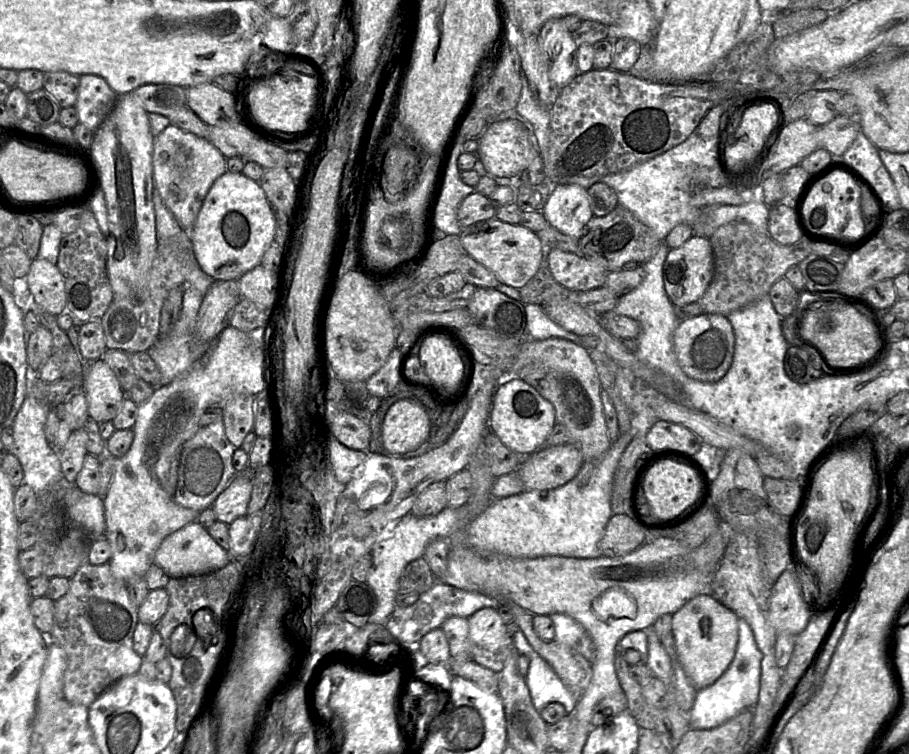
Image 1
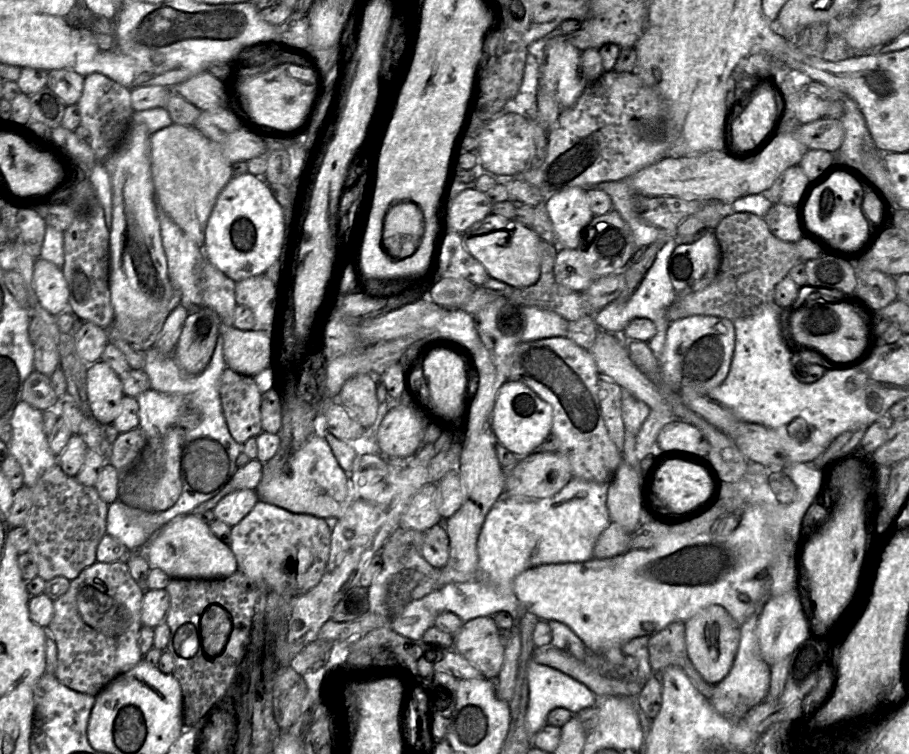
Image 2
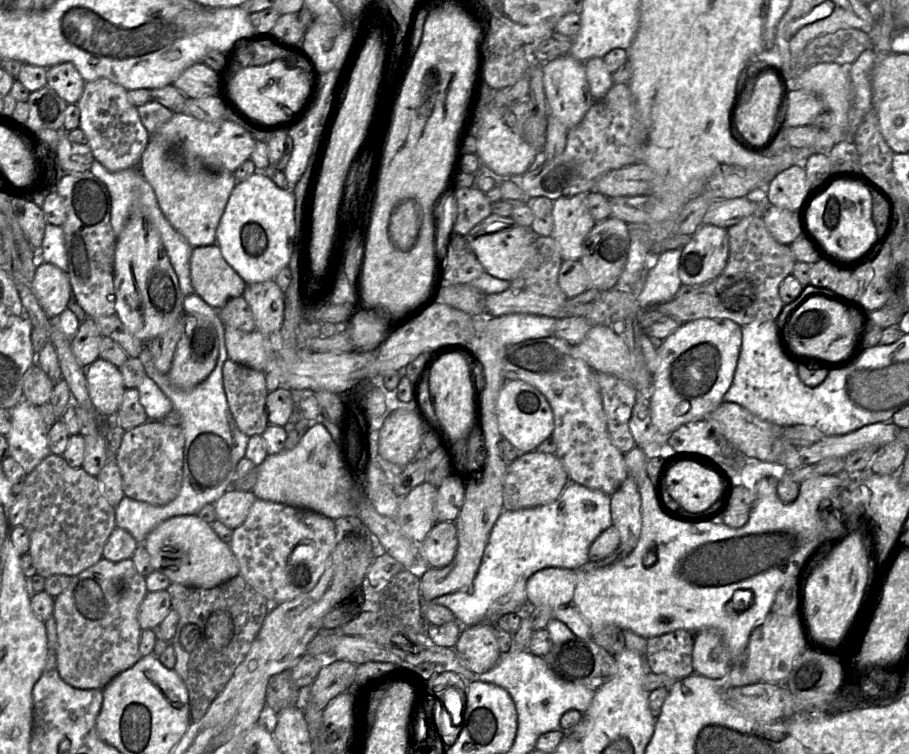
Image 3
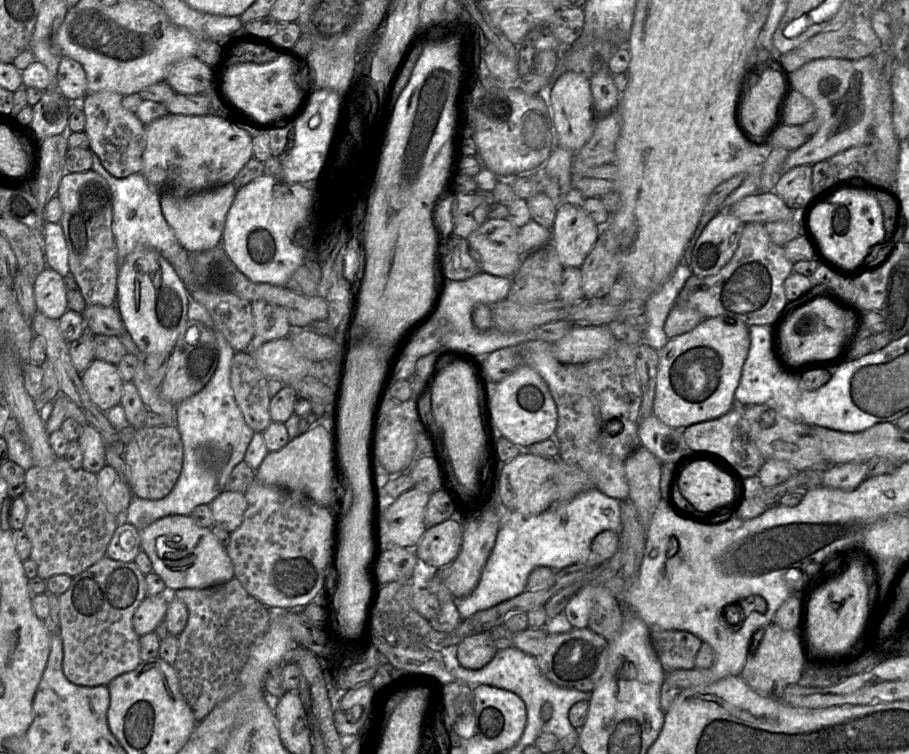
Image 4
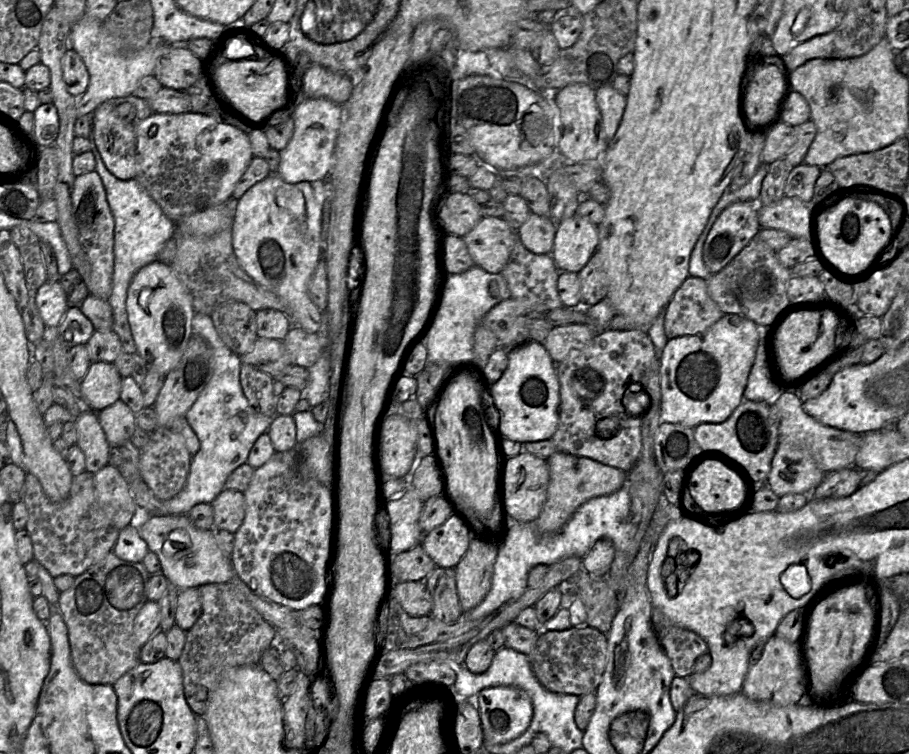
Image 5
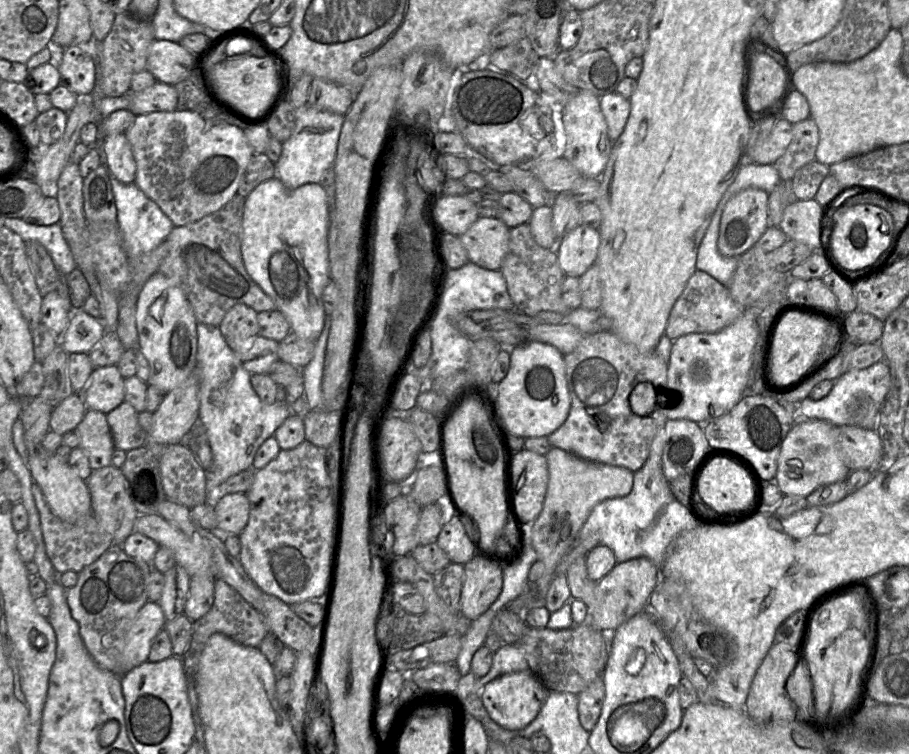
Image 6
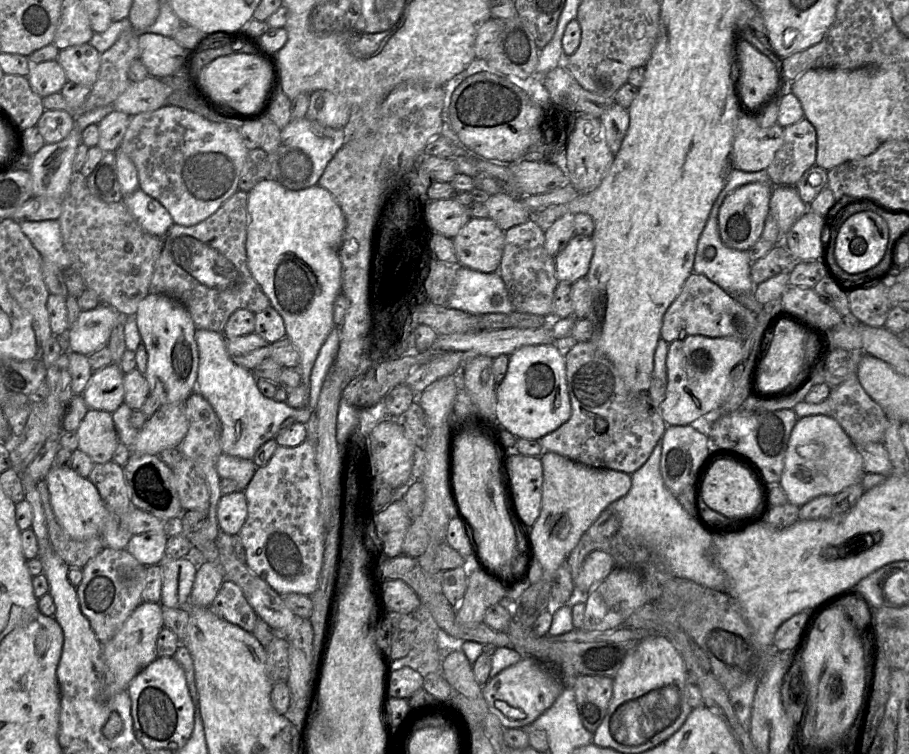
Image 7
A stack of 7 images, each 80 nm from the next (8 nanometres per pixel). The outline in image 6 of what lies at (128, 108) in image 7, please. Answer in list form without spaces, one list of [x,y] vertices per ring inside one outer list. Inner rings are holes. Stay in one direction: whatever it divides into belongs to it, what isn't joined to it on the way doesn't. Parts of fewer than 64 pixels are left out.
[[[156,81],[140,92],[129,92],[130,111],[136,116],[158,111],[174,111],[178,106],[178,93],[174,85]]]

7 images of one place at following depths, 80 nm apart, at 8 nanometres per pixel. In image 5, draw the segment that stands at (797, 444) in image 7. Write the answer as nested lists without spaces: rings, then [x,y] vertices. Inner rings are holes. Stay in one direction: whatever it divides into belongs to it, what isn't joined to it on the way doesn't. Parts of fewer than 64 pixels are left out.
[[[778,444],[766,485],[778,496],[801,493],[810,495],[825,476],[810,456],[800,448]]]

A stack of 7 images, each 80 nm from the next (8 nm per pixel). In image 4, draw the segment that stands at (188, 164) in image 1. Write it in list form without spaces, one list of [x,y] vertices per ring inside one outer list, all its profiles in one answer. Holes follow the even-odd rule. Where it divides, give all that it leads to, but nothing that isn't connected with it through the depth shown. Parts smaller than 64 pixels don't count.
[[[230,182],[186,197],[170,191],[160,193],[162,214],[182,248],[189,253],[198,253],[220,245],[226,216],[237,191],[233,183]]]

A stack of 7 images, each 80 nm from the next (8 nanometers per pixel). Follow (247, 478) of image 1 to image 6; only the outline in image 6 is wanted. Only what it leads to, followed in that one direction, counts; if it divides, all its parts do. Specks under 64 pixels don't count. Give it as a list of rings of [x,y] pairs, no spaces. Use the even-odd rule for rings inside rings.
[[[226,493],[215,506],[217,527],[224,532],[240,535],[250,515],[250,503],[246,493]]]

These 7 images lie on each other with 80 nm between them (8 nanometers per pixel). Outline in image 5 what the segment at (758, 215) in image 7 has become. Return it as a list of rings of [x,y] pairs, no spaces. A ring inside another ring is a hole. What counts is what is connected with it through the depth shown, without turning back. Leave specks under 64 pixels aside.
[[[736,202],[718,216],[703,246],[703,261],[711,273],[726,267],[761,230],[757,202]]]

